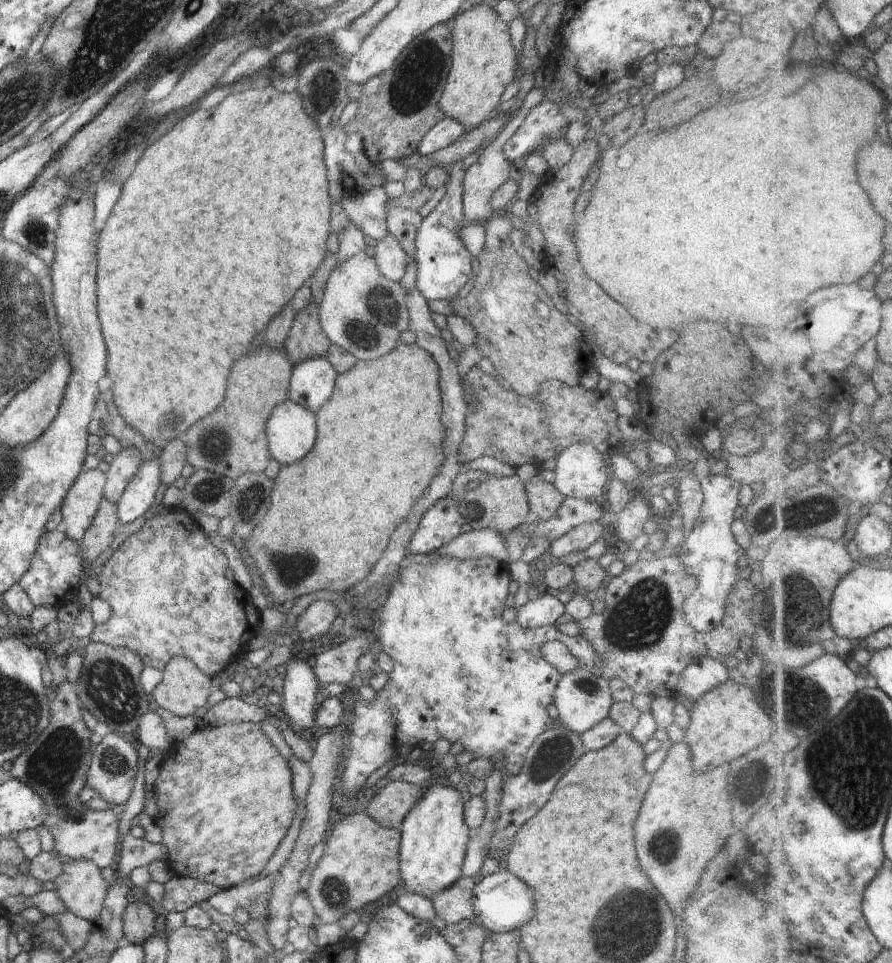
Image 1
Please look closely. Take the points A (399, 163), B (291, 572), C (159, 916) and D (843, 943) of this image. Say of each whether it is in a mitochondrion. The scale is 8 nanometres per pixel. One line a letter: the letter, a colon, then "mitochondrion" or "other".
A: other
B: mitochondrion
C: other
D: other

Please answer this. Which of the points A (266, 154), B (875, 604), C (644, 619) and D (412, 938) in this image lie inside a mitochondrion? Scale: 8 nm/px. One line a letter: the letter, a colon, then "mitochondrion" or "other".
A: other
B: other
C: mitochondrion
D: other

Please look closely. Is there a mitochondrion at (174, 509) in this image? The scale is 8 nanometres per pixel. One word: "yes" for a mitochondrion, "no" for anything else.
no

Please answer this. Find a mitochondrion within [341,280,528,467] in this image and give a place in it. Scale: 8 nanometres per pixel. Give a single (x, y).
(370, 327)

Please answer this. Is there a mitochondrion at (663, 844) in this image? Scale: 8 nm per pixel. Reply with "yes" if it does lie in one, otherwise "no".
yes

